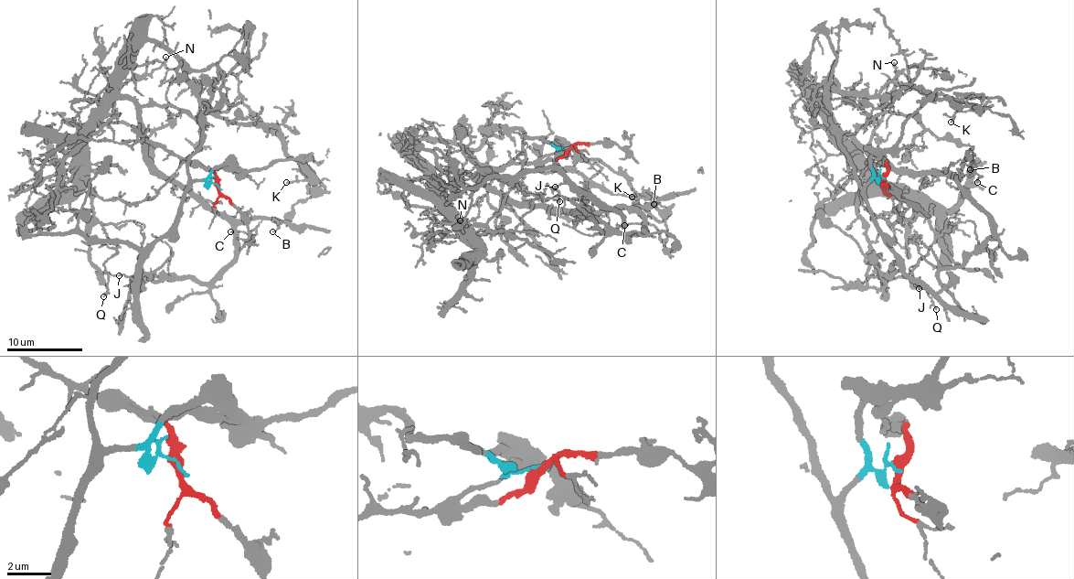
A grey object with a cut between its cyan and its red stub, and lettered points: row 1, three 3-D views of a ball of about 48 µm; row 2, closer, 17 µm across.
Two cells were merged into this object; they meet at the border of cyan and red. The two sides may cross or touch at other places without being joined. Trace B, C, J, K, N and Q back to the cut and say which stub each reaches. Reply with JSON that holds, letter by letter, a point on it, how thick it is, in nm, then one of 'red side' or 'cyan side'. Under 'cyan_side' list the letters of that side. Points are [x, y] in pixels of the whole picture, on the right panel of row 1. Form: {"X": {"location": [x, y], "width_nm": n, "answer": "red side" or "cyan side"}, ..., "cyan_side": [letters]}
{"B": {"location": [970, 169], "width_nm": 100, "answer": "red side"}, "C": {"location": [977, 182], "width_nm": 130, "answer": "red side"}, "J": {"location": [919, 288], "width_nm": 130, "answer": "cyan side"}, "K": {"location": [951, 122], "width_nm": 130, "answer": "red side"}, "N": {"location": [894, 62], "width_nm": 150, "answer": "red side"}, "Q": {"location": [936, 309], "width_nm": 100, "answer": "red side"}, "cyan_side": ["J"]}

